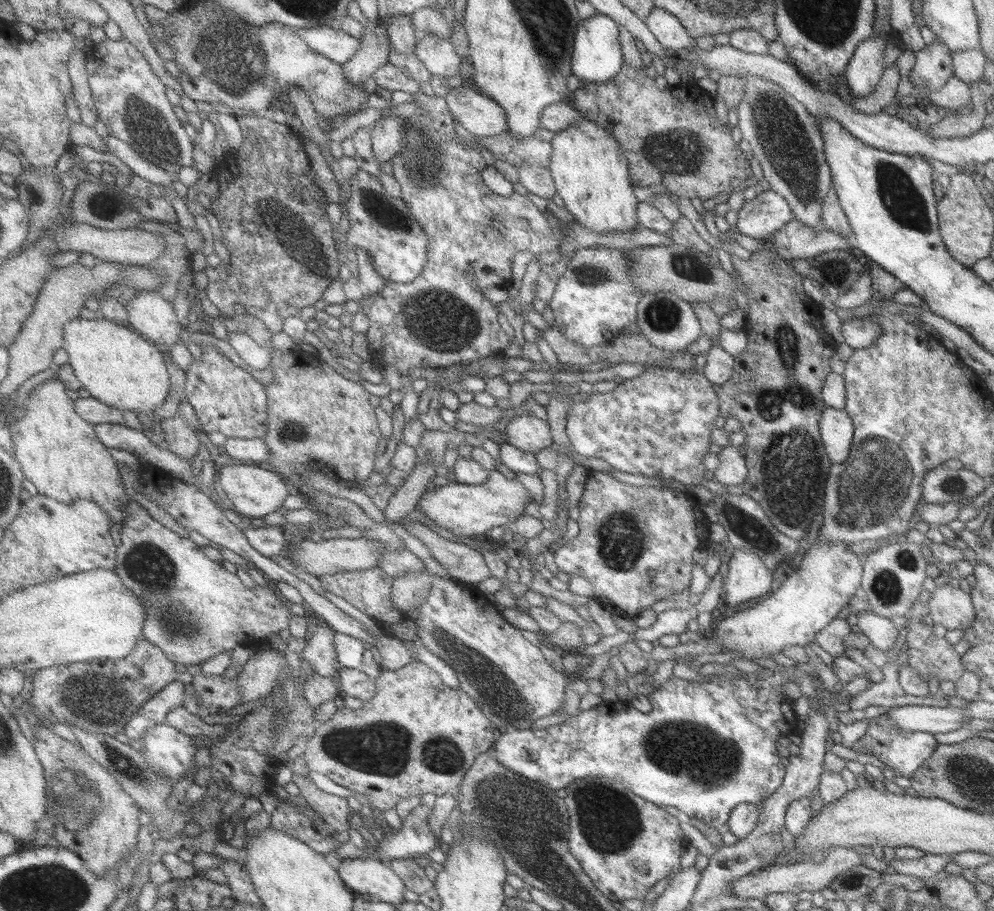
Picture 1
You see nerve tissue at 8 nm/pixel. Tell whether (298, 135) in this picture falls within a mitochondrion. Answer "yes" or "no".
no

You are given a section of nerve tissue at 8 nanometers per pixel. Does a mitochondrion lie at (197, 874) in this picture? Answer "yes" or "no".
no

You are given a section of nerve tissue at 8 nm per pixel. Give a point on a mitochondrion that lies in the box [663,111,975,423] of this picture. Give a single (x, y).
(899, 193)

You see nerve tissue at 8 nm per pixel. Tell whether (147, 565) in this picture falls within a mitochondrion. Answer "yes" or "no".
yes

